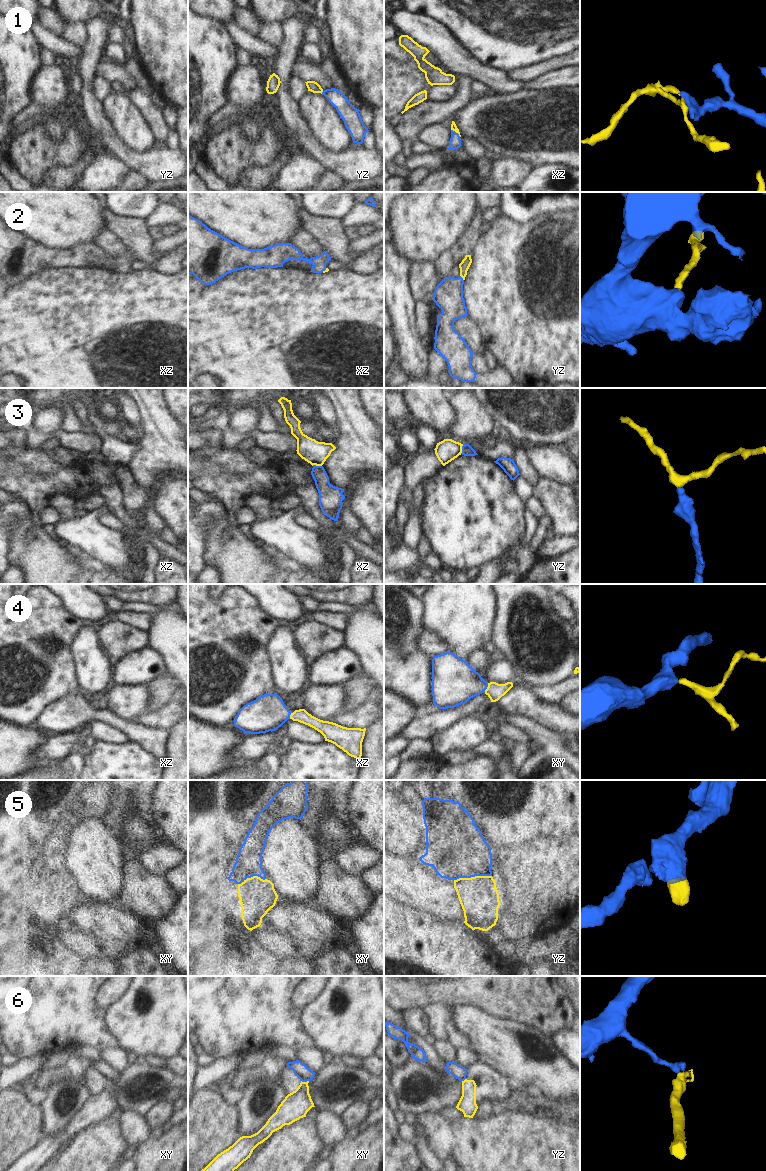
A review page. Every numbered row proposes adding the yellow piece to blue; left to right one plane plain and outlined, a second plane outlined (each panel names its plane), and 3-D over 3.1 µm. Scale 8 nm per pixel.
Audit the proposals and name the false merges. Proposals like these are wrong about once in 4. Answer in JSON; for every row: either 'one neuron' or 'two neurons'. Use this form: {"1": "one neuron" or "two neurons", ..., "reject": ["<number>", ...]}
{"1": "one neuron", "2": "one neuron", "3": "two neurons", "4": "one neuron", "5": "one neuron", "6": "two neurons", "reject": ["3", "6"]}

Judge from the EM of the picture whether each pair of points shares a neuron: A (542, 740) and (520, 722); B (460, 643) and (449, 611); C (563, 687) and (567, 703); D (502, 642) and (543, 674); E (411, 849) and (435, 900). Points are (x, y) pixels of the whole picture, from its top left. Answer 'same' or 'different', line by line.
A: same
B: same
C: different
D: same
E: different

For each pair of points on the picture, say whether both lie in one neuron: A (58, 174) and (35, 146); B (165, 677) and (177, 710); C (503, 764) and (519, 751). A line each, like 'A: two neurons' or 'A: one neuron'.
A: two neurons
B: two neurons
C: two neurons

